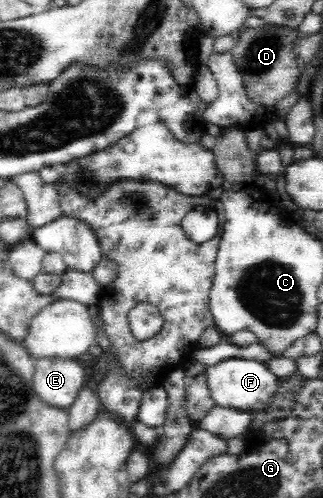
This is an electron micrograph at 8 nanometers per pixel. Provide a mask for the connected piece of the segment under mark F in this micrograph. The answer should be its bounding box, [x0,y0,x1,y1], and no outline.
[206,358,279,413]

